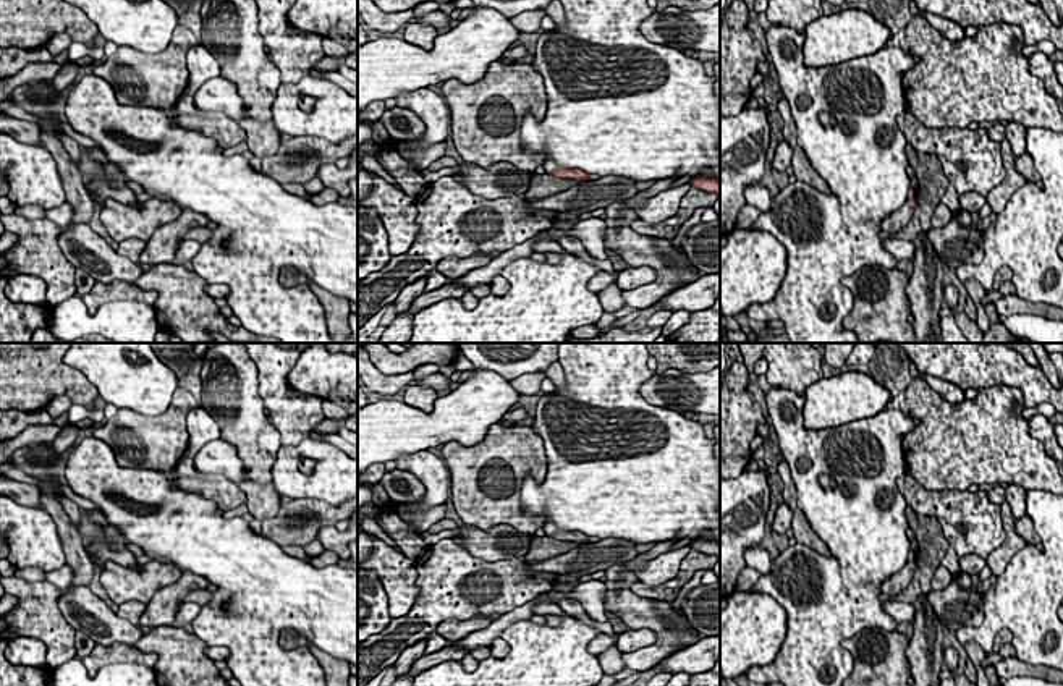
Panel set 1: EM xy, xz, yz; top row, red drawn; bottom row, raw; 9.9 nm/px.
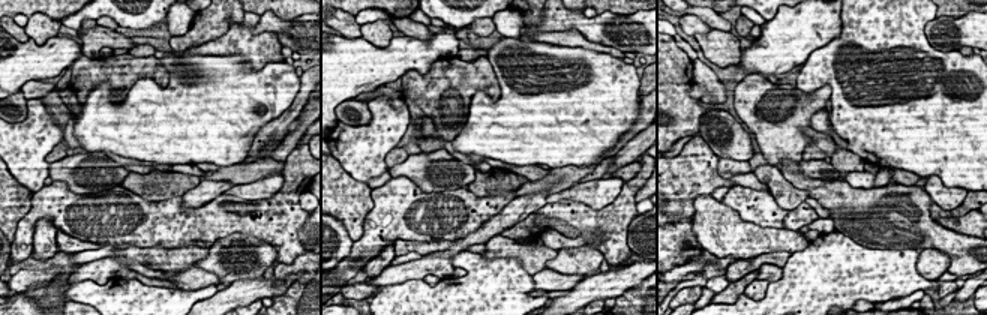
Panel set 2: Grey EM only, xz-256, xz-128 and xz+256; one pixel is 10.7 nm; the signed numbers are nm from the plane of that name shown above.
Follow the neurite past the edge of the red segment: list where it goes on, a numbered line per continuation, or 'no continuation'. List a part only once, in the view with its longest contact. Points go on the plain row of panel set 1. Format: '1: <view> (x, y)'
1: xy (160, 610)

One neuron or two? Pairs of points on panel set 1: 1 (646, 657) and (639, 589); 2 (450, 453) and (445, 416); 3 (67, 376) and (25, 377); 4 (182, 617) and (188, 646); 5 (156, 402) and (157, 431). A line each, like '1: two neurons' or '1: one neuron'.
1: two neurons
2: two neurons
3: one neuron
4: two neurons
5: two neurons

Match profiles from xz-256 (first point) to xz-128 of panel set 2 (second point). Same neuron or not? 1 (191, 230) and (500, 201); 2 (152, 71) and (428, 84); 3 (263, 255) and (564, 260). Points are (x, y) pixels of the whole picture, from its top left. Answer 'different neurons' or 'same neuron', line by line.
1: same neuron
2: same neuron
3: same neuron

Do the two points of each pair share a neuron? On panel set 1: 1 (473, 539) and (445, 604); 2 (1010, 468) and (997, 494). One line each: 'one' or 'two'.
1: two
2: two

